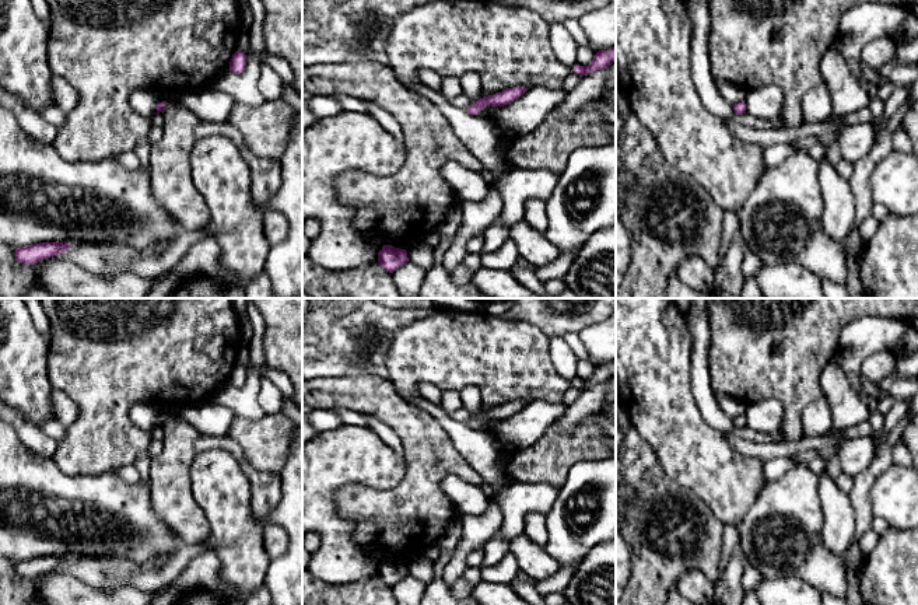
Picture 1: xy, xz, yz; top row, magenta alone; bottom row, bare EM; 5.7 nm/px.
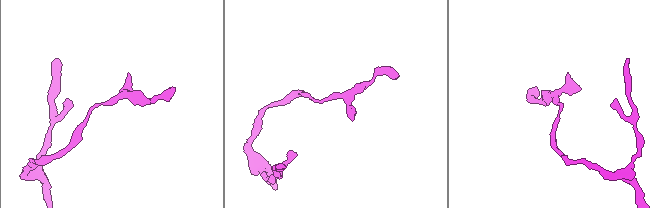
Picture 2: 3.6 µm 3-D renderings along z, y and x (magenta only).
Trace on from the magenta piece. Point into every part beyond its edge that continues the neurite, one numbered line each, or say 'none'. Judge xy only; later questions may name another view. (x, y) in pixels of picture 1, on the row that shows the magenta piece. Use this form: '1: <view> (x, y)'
none

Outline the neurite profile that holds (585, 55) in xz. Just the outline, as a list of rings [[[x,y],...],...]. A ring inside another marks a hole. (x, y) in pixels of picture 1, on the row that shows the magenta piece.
[[[578,46],[577,64],[589,66],[596,55],[596,50],[588,46]]]

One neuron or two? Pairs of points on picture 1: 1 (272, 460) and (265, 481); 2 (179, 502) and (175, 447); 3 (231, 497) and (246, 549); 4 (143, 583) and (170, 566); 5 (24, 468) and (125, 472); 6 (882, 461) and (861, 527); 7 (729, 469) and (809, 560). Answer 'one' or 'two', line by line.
1: two
2: one
3: one
4: one
5: two
6: one
7: two

